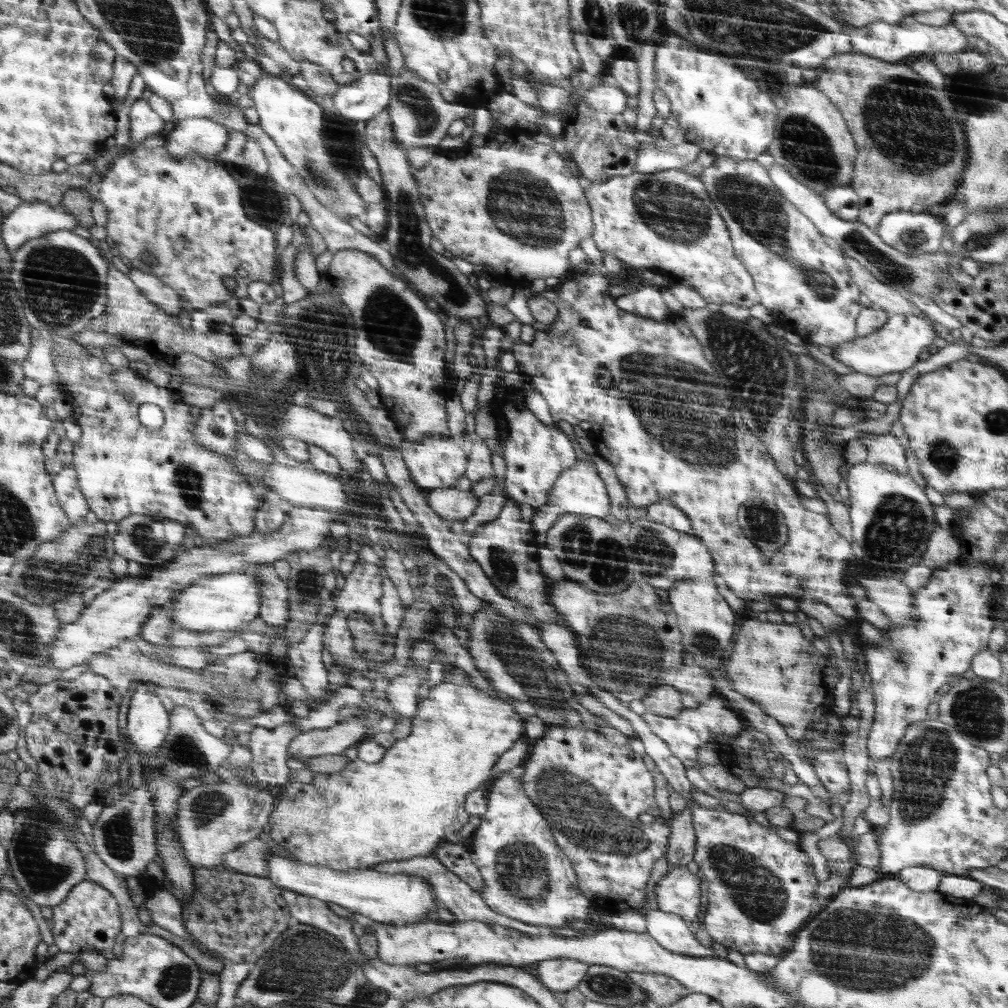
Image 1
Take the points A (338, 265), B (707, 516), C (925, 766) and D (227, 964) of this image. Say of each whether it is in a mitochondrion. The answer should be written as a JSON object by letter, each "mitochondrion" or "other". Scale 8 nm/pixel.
{"A":"other","B":"other","C":"mitochondrion","D":"other"}

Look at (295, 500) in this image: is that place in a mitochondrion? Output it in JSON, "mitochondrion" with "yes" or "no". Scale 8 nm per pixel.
{"mitochondrion":"no"}

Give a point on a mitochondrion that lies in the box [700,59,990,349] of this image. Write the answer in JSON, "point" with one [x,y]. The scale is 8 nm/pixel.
{"point":[918,129]}

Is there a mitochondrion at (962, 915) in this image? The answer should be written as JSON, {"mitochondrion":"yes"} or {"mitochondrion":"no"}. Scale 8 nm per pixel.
{"mitochondrion":"no"}

